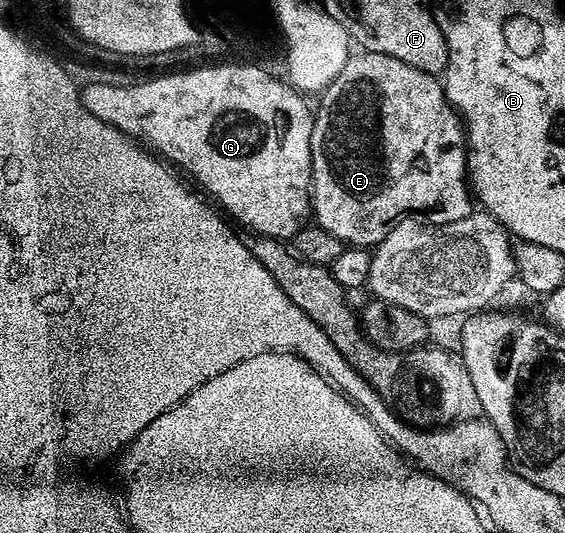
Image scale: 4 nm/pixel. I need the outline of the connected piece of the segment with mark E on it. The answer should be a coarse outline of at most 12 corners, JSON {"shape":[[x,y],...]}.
{"shape":[[365,50],[314,112],[310,207],[346,246],[475,211],[435,73]]}

